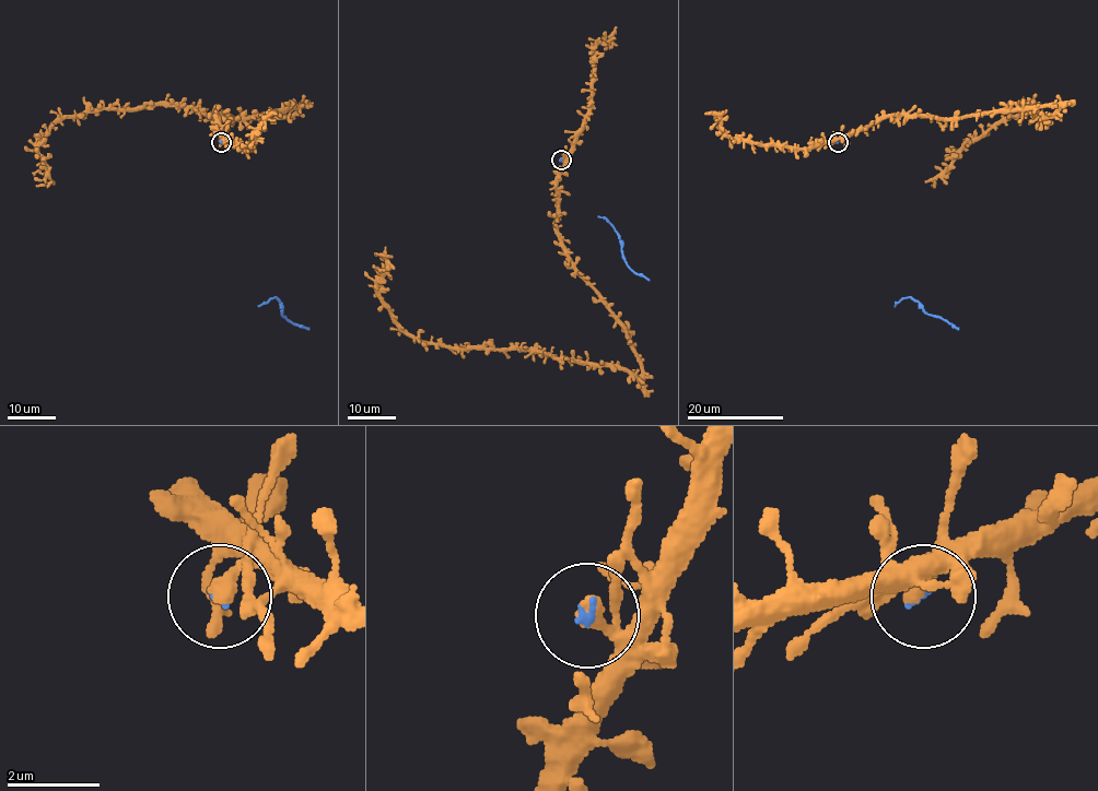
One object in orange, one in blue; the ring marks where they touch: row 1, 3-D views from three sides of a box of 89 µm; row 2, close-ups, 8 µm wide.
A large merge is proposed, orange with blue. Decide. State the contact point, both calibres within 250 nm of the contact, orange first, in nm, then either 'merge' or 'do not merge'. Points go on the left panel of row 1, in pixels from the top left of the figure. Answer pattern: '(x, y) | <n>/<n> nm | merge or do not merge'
(221, 142) | 240/100 nm | merge

